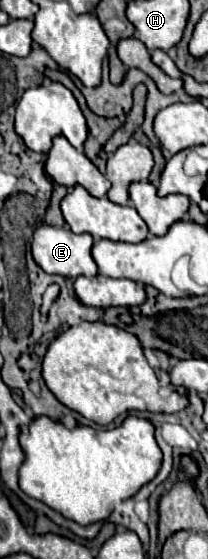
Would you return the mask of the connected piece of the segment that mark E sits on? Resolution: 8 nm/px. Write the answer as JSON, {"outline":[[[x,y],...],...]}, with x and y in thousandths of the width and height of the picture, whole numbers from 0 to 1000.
{"outline":[[[188,403],[159,420],[159,463],[216,488],[264,488],[303,496],[457,496],[466,492],[466,474],[438,460],[438,442],[447,442],[447,424],[418,417],[351,417],[322,406],[255,406],[255,403]]]}

